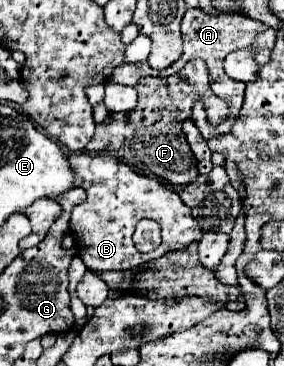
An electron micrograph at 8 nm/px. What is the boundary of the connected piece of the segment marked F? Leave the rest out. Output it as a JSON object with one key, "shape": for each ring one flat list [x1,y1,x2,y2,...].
{"shape":[[200,59,189,61,179,74,168,78,144,78,136,86,138,106,132,112,110,114,96,126,94,138,86,150,96,154,110,154,120,162,126,162,138,174,166,180,174,186,186,186,198,178,198,160,190,150,186,136,182,134,182,120,190,118,192,102,202,100,212,126,218,126,228,116,228,102,212,96,208,89,208,70]]}

